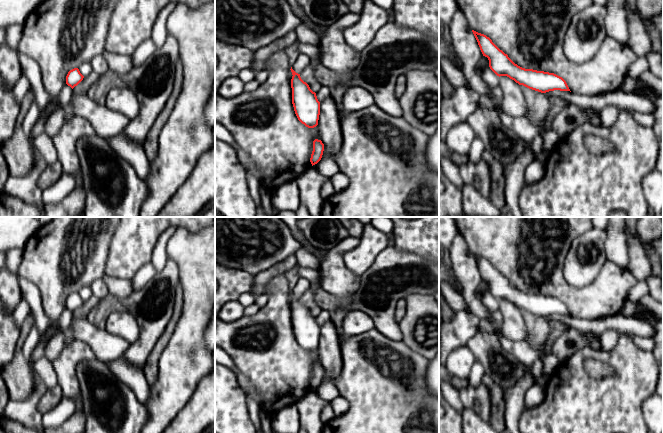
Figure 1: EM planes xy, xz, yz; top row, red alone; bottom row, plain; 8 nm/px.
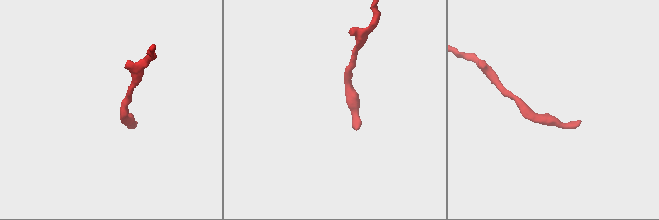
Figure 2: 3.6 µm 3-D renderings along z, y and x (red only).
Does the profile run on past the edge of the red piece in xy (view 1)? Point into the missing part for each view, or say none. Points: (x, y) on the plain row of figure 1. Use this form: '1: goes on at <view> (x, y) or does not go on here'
1: does not go on here

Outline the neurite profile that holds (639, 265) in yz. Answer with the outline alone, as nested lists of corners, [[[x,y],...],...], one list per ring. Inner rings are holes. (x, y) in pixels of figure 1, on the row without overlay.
[[[627,230],[625,234],[629,255],[627,268],[637,281],[645,282],[646,279],[652,275],[650,260],[640,241],[636,237],[632,236]]]

